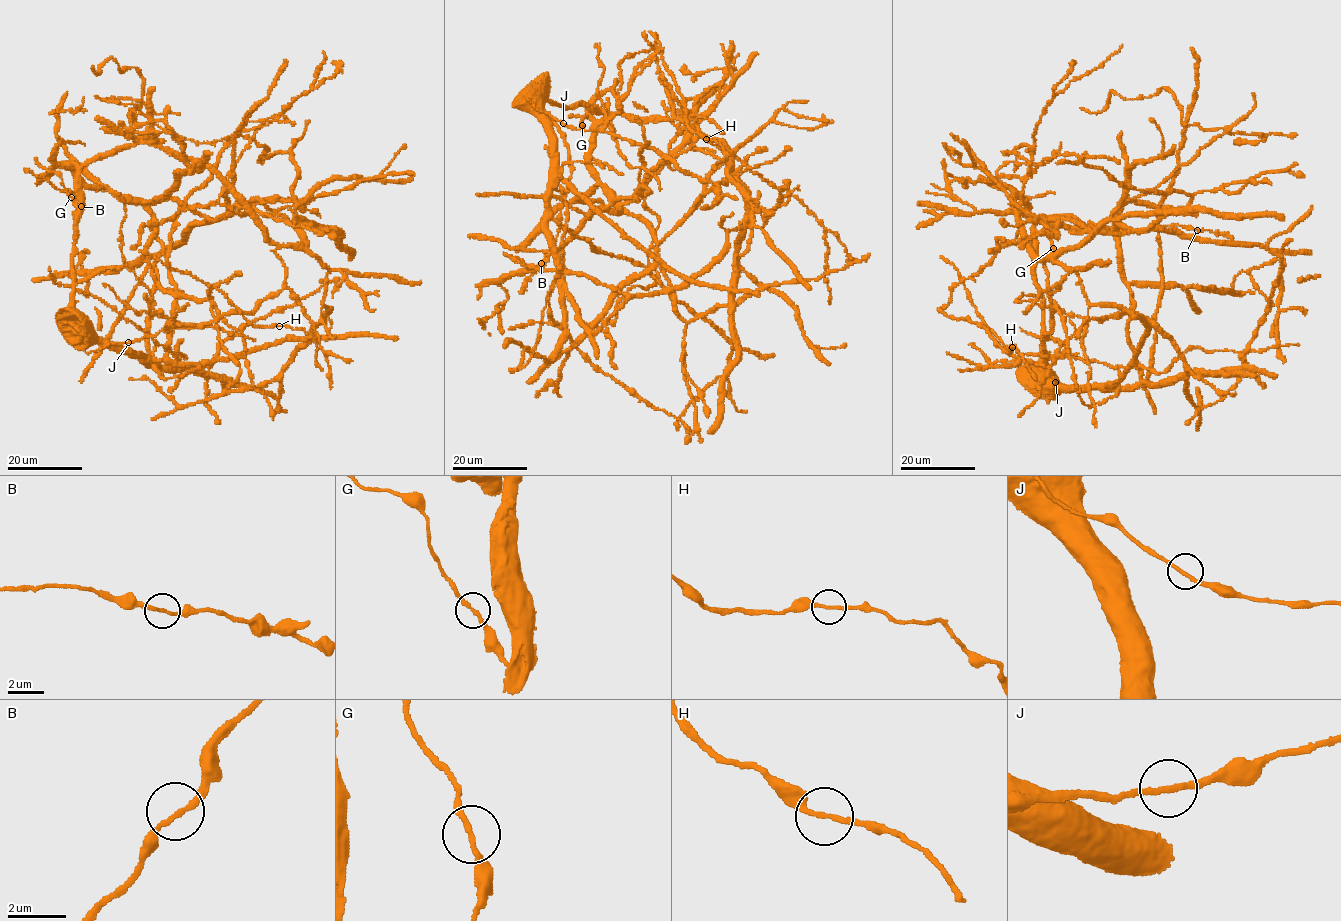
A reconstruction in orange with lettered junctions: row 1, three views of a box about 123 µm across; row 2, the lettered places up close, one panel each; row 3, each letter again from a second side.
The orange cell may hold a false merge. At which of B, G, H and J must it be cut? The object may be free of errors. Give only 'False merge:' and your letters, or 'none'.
False merge: none

